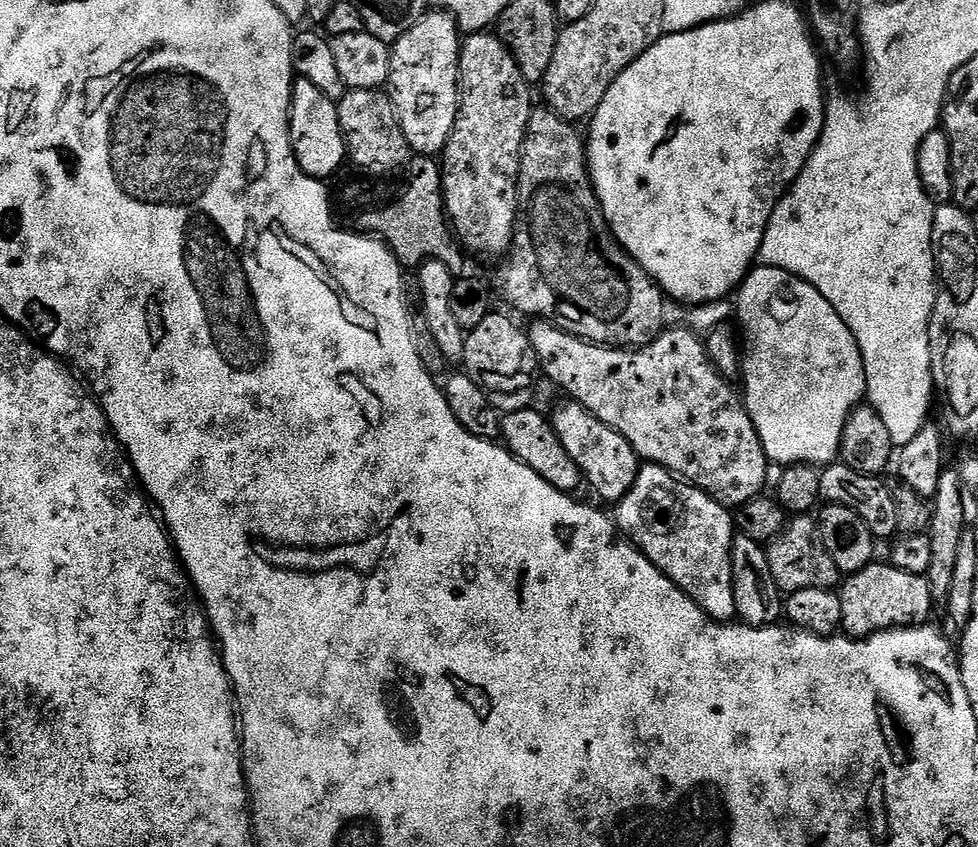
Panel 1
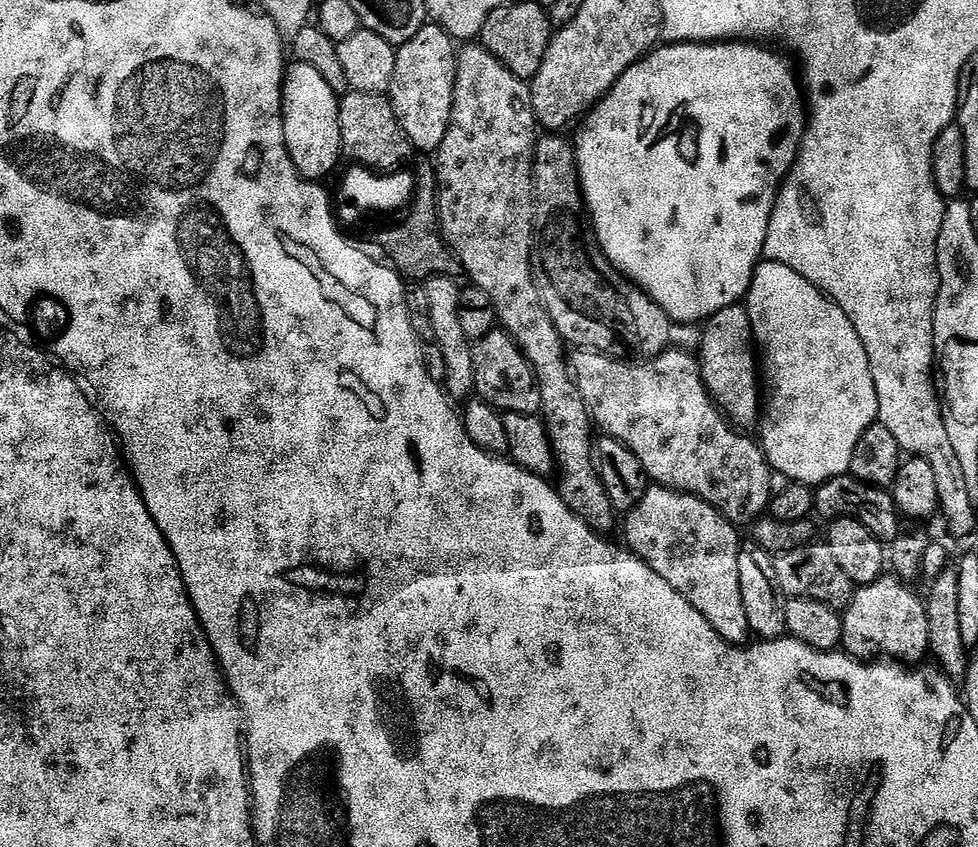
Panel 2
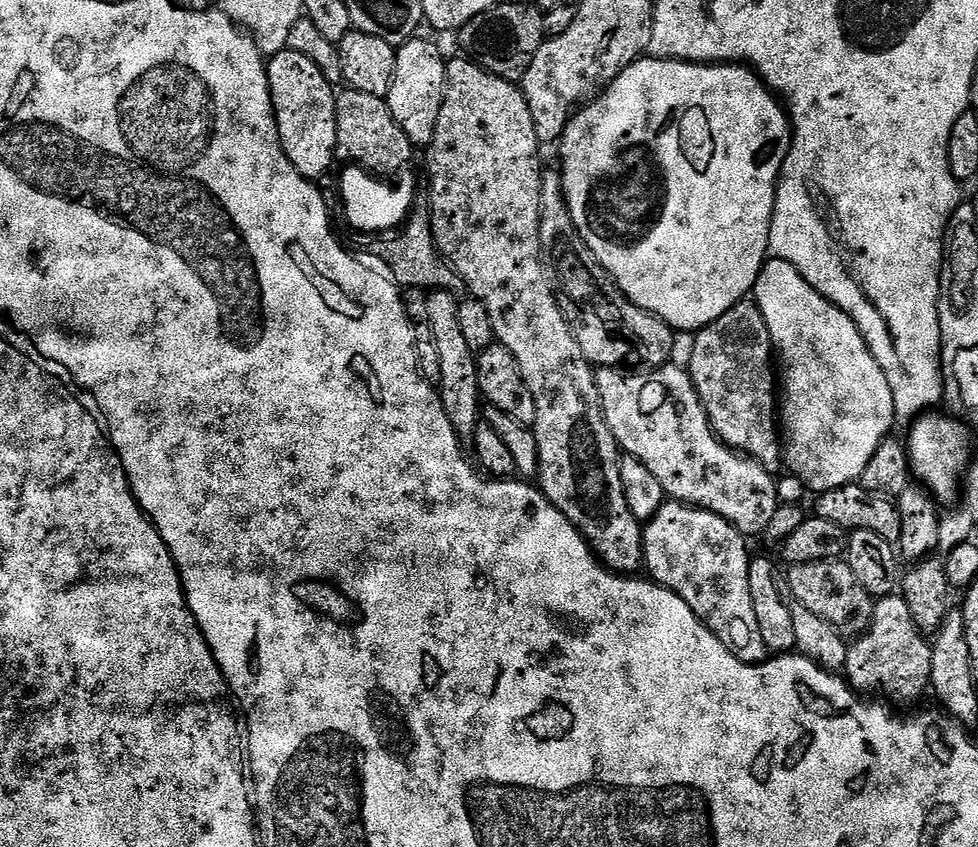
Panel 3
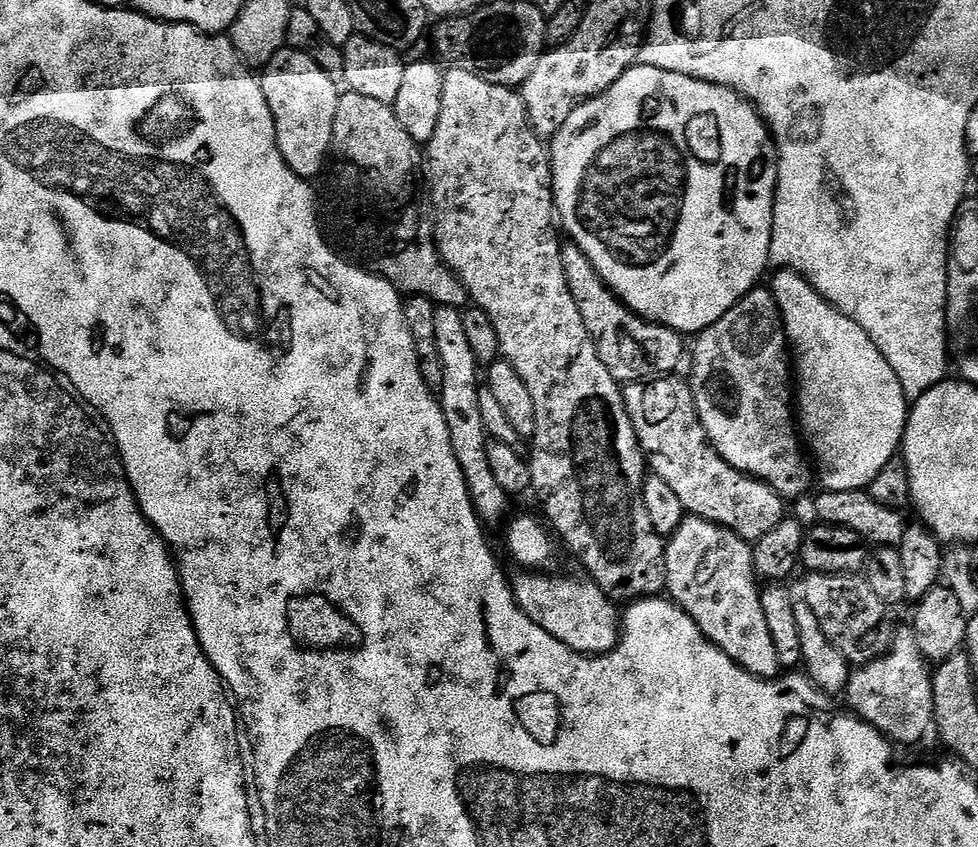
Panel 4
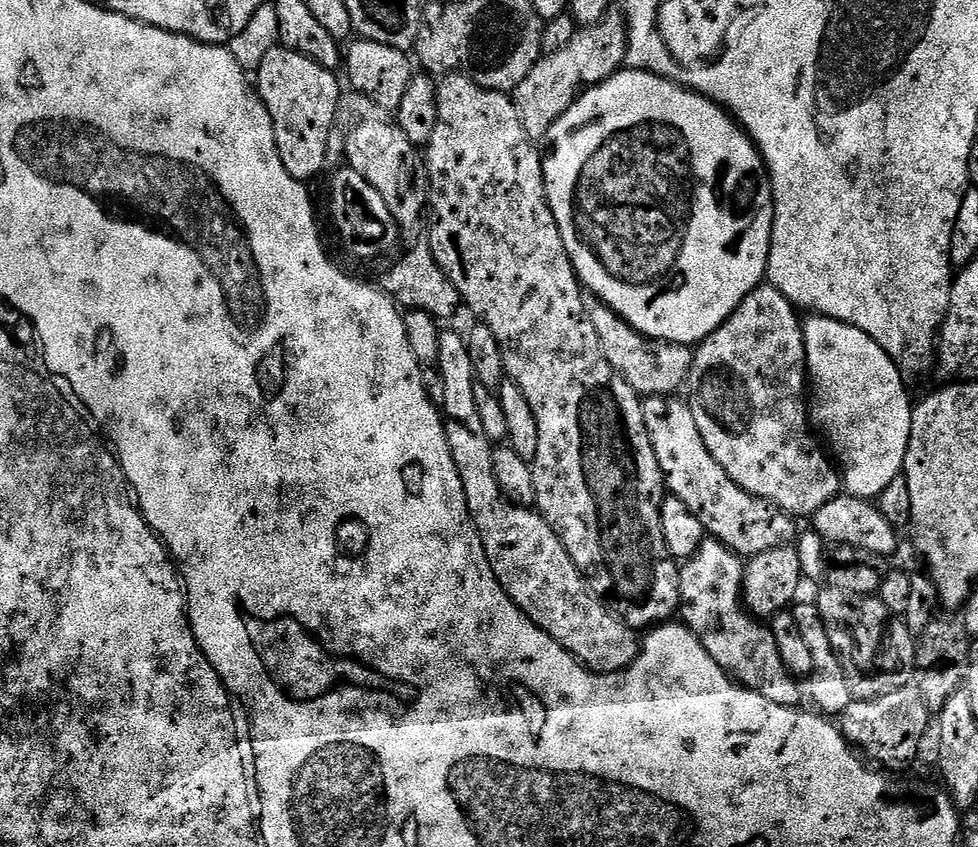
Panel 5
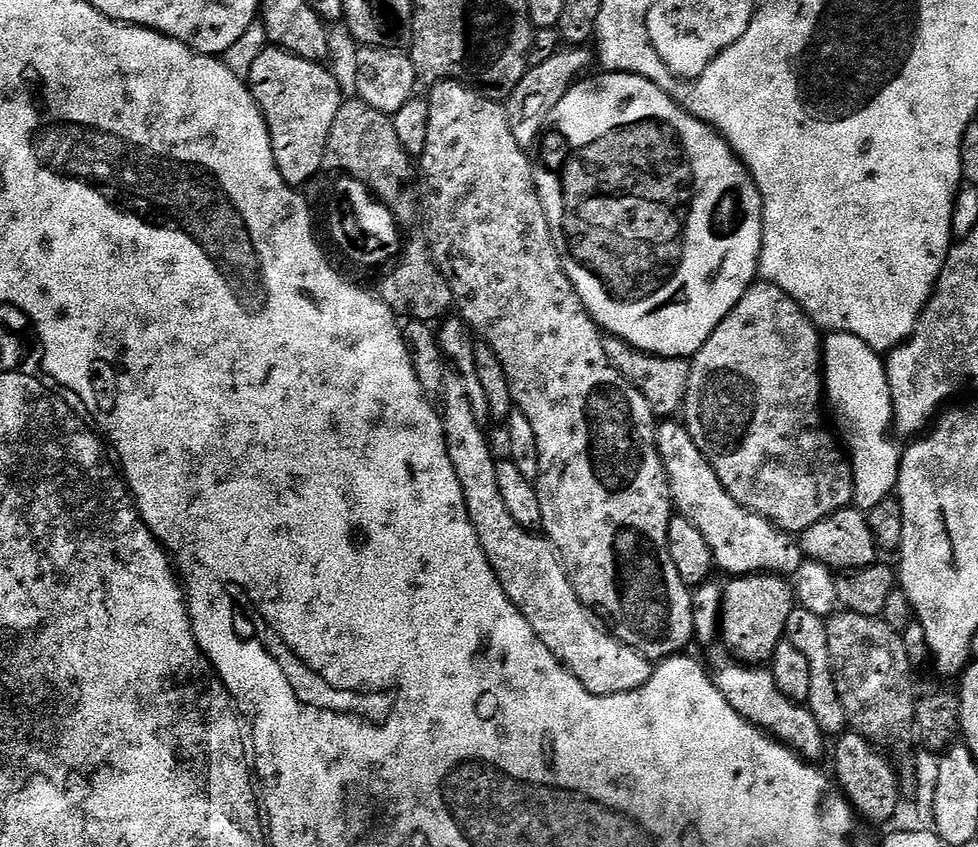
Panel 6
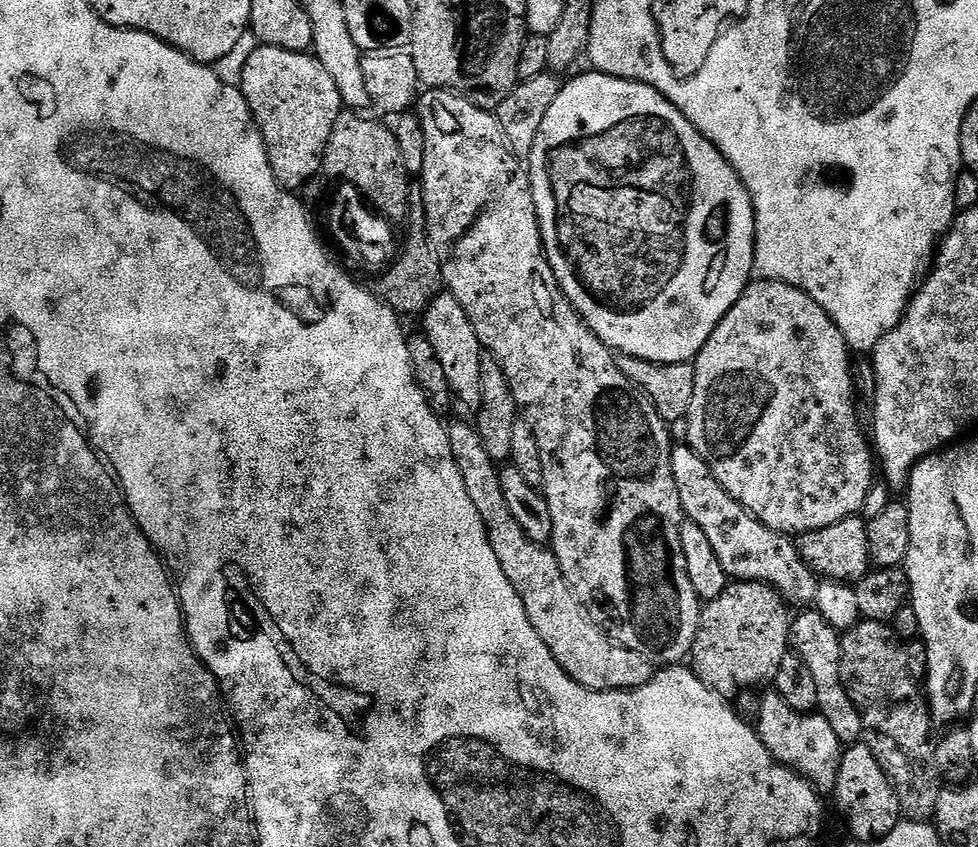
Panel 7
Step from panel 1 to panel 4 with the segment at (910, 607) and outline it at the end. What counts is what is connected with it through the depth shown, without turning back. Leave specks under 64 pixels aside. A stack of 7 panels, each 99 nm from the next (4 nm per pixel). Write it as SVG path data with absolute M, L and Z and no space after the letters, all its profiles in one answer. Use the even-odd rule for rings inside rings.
M906 626L900 632L895 633L892 646L888 653L879 656L874 662L861 664L848 677L846 697L847 707L861 720L865 720L870 726L882 733L893 745L916 744L927 732L931 733L934 728L934 690L932 689L932 672L930 664L919 652L915 642L915 634L911 627Z

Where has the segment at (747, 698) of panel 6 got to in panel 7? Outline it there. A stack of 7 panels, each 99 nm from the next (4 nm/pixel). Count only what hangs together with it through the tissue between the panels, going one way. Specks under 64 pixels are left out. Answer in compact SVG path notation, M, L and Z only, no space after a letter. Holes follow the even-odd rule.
M768 690L760 700L756 708L756 720L754 727L760 740L770 750L770 754L780 764L785 764L793 772L803 776L817 792L821 794L831 793L836 786L838 770L840 769L840 753L842 745L838 734L826 718L819 711L799 712L782 698L775 690Z

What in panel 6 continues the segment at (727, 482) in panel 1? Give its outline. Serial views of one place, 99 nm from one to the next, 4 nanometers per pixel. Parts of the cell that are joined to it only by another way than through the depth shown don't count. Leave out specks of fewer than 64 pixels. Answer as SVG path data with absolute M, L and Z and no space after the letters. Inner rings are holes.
M665 419L657 427L656 441L668 475L675 511L690 518L690 522L702 530L706 542L710 542L712 559L717 569L732 572L728 574L733 577L758 574L763 570L780 574L795 574L799 570L800 564L806 559L799 539L765 516L739 504L726 490L726 486L722 486L714 466L710 466L702 450L698 450L694 438L679 419Z

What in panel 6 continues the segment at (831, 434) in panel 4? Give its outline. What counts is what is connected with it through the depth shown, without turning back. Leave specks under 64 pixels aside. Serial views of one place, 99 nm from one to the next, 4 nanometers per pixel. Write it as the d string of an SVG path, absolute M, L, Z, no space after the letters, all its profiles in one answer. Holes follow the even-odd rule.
M827 333L822 347L826 404L836 415L839 435L850 457L855 507L867 514L871 508L878 506L878 502L889 499L895 493L900 480L902 448L896 445L897 437L894 435L894 402L888 369L881 353L866 346L862 338L854 338L854 334Z

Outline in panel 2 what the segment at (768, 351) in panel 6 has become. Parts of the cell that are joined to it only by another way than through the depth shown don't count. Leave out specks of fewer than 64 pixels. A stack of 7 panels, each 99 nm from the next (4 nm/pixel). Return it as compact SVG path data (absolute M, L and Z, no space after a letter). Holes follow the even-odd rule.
M743 303L718 310L718 314L706 321L700 337L698 359L704 384L716 401L716 407L741 429L748 430L752 423L755 425L762 416L762 380L758 375L758 349L752 339L750 314Z

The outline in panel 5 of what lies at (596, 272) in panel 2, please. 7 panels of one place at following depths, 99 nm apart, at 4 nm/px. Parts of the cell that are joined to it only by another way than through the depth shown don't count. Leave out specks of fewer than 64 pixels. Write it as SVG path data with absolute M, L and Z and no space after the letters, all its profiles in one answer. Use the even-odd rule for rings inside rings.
M584 292L584 305L594 330L598 333L598 342L602 346L602 354L606 354L606 362L635 390L641 398L650 396L671 396L679 393L687 385L688 375L692 369L693 349L687 344L675 344L665 340L655 340L649 336L642 335L630 322L626 322L610 306L603 304L594 293Z

